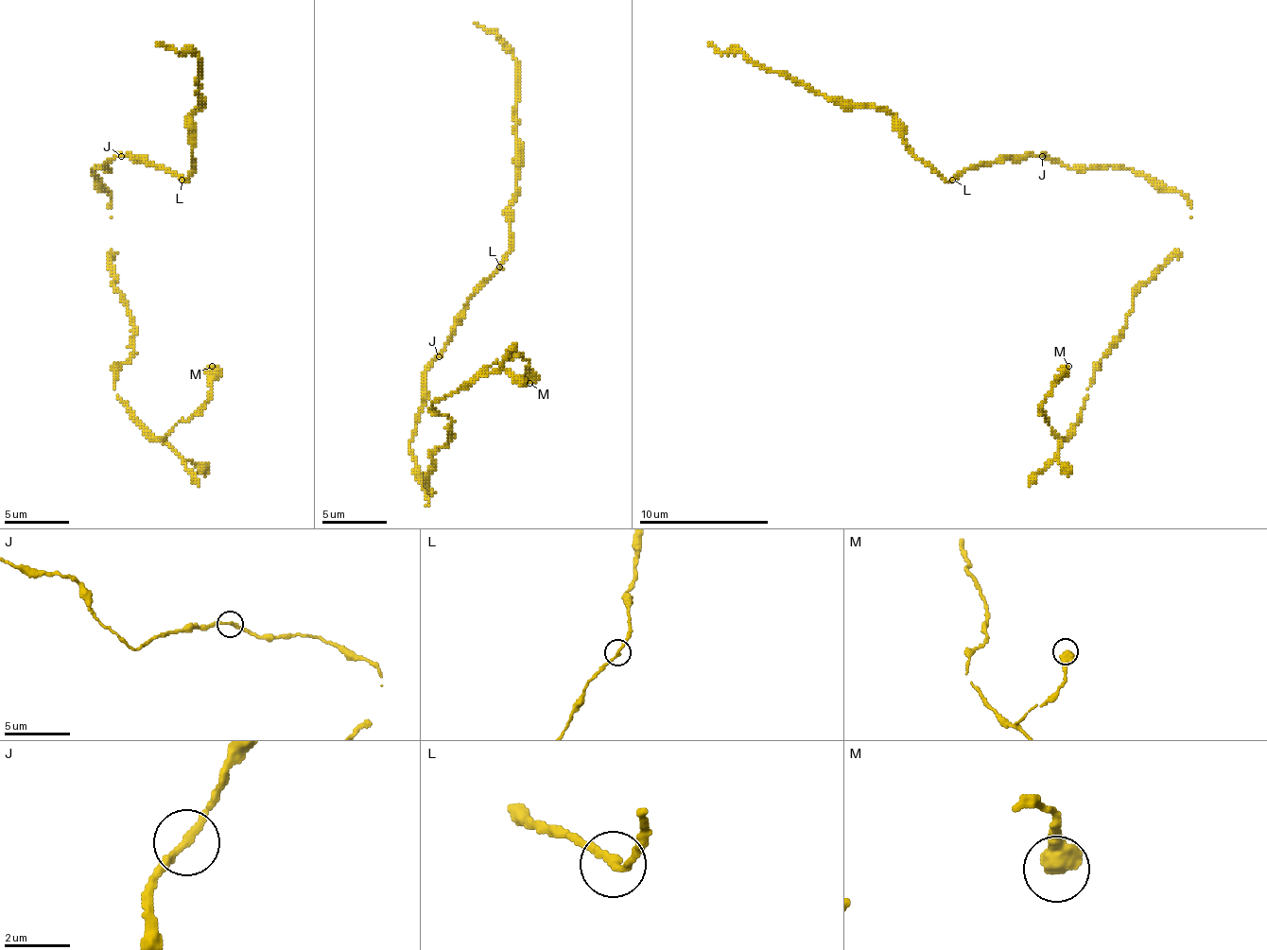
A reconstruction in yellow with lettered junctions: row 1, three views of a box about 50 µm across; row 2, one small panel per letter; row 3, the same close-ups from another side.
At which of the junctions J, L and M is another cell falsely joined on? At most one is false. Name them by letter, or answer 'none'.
none

